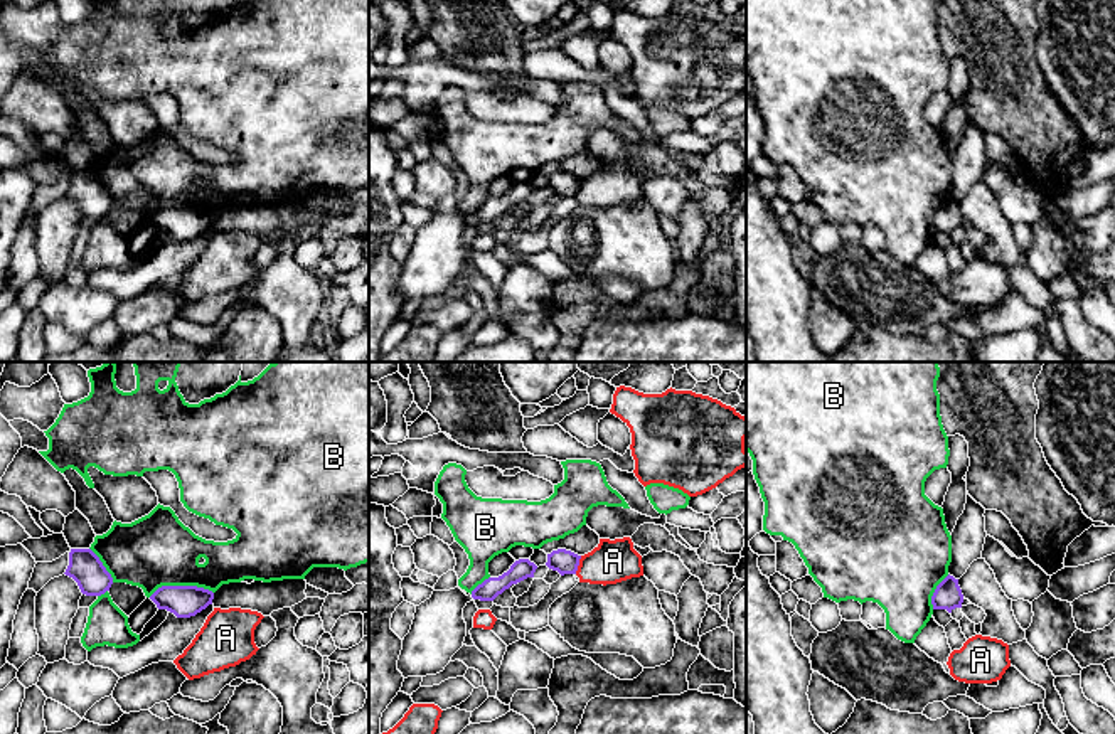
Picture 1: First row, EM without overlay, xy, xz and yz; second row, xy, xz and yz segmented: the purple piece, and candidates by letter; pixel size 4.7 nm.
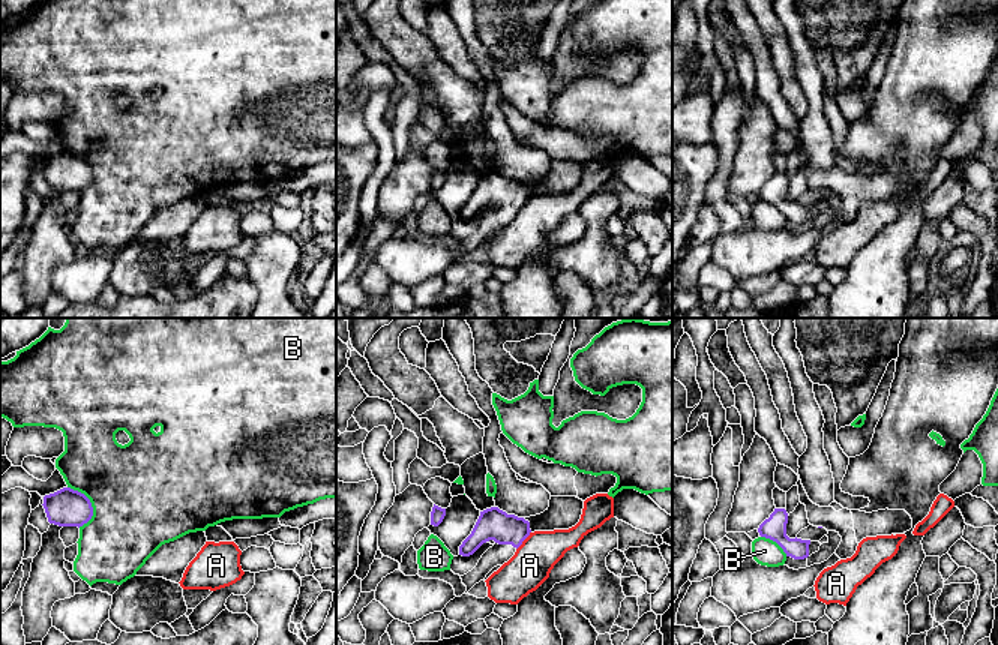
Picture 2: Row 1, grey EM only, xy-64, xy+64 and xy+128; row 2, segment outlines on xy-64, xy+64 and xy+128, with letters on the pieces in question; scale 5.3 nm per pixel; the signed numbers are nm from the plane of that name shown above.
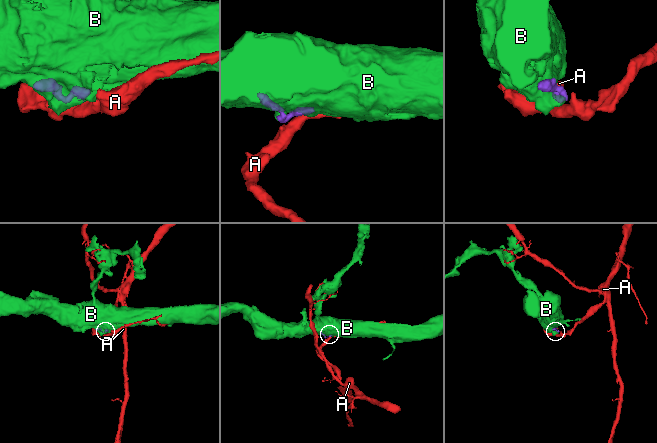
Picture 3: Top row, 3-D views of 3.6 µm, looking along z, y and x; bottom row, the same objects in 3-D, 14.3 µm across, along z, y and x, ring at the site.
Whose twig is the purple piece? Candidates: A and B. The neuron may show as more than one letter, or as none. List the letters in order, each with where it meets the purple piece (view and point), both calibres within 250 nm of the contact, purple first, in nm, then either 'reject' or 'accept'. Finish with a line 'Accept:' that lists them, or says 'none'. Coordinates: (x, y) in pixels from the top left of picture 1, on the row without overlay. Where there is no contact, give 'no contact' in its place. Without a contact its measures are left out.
A: xz (578, 187) | 120/200 nm | reject
B: xy (181, 209) | 160/340 nm | reject
Accept: none

